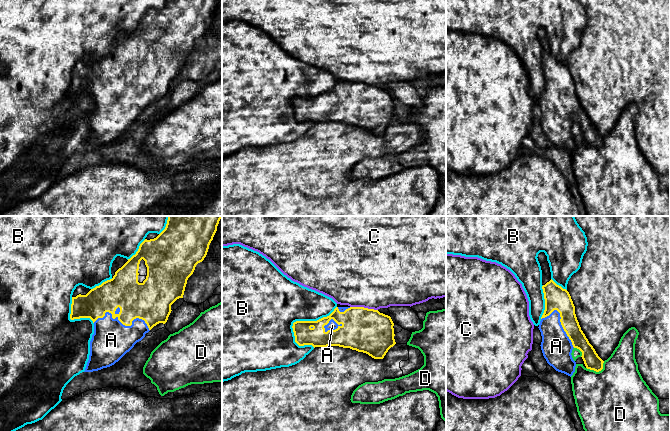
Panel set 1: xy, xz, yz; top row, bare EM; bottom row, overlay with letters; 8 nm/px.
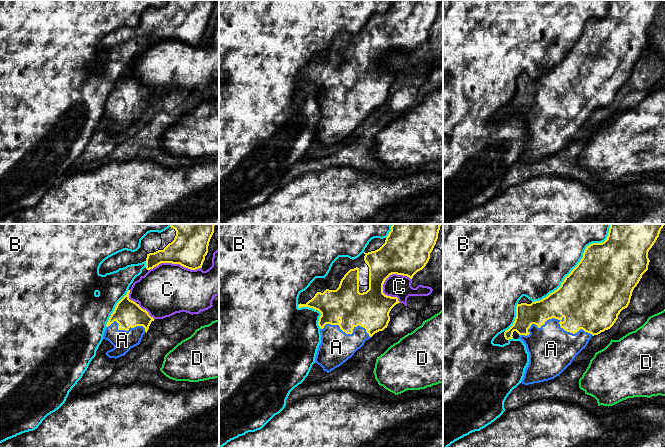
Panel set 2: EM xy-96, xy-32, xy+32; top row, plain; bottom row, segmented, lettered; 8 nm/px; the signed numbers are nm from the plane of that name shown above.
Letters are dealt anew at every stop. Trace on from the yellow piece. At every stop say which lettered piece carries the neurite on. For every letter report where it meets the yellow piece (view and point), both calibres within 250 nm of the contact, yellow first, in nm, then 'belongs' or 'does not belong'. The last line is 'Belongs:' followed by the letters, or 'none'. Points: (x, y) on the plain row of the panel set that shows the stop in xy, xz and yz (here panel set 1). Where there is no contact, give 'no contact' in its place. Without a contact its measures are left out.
A: meets yellow in xy at (123, 100); 280 nm thick on the yellow side, 300 nm on the other; belongs
B: meets yellow in xz at (306, 97); 160 nm thick on the yellow side, 380 nm on the other; does not belong
C: meets yellow in xz at (363, 83); 360 nm thick on the yellow side, 500 nm on the other; does not belong
D: meets yellow in yz at (597, 147); 140 nm thick on the yellow side, 500 nm on the other; does not belong
Belongs: A

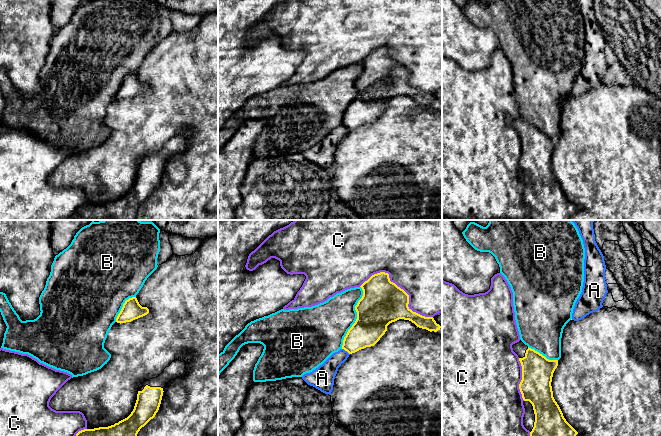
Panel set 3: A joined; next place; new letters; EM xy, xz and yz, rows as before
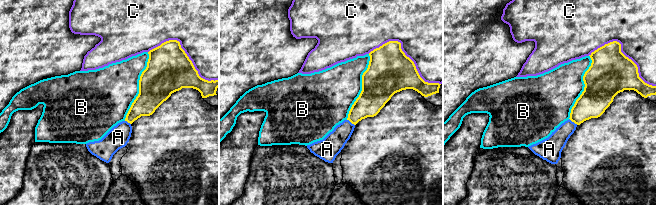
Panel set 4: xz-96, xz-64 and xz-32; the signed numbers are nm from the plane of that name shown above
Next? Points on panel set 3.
A: meets yellow in xz at (346, 126); 240 nm thick on the yellow side, 160 nm on the other; does not belong
B: meets yellow in xz at (357, 93); 360 nm thick on the yellow side, 340 nm on the other; does not belong
C: meets yellow in xz at (399, 63); 360 nm thick on the yellow side, 500 nm on the other; does not belong
Belongs: none

